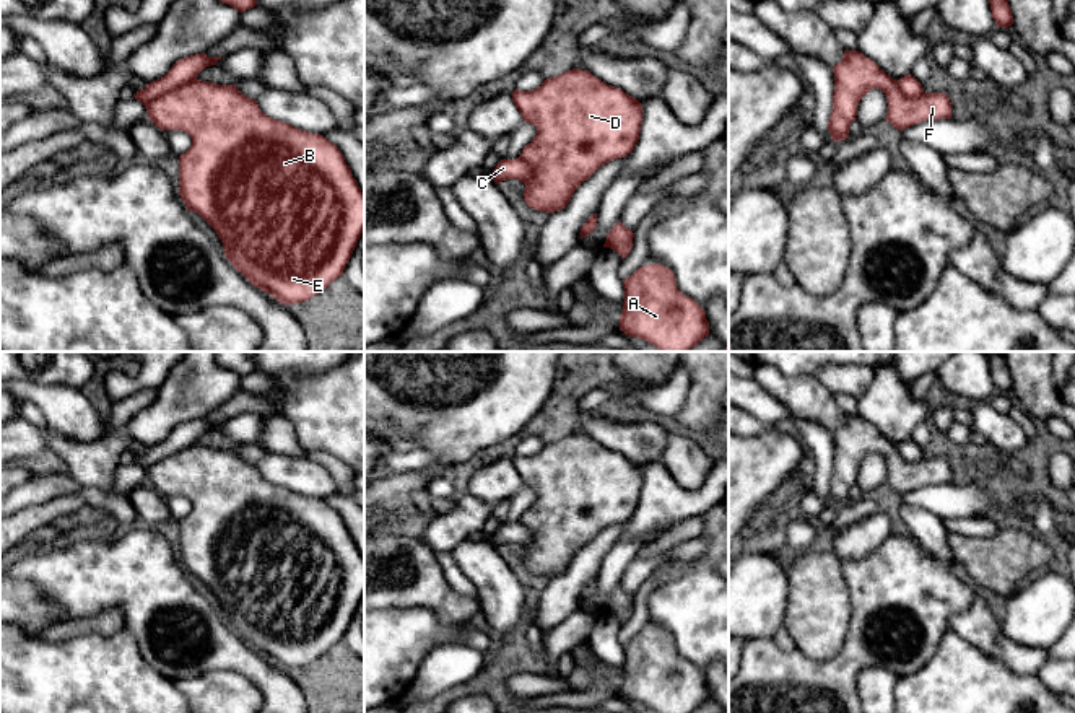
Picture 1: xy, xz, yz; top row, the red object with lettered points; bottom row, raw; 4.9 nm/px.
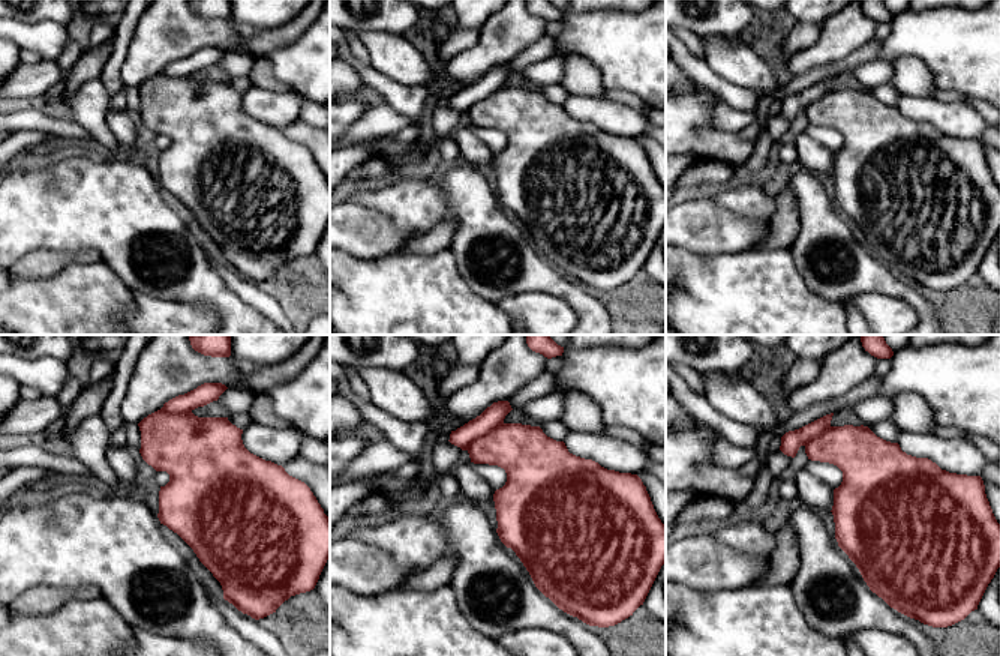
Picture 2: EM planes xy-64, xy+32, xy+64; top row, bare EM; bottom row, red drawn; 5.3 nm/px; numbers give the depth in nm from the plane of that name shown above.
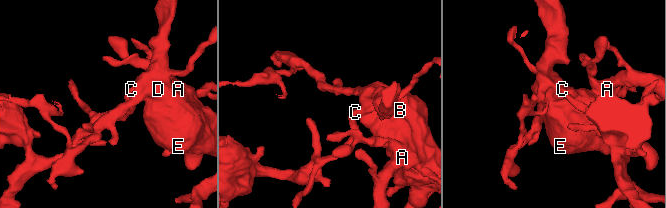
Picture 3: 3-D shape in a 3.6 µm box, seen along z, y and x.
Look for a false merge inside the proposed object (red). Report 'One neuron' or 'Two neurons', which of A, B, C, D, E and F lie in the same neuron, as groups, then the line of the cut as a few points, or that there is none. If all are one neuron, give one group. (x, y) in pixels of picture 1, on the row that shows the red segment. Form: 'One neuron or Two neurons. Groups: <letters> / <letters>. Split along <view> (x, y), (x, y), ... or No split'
Two neurons. Groups: A B D E F / C. Split along xy (195, 78), (156, 96), (147, 108)

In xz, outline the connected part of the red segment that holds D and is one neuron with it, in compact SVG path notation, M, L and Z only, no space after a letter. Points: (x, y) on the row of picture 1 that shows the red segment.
M568 70L532 91L514 90L512 101L524 122L537 127L520 158L532 166L532 174L524 181L524 200L540 212L563 210L584 181L605 163L628 156L639 140L641 103L587 70Z

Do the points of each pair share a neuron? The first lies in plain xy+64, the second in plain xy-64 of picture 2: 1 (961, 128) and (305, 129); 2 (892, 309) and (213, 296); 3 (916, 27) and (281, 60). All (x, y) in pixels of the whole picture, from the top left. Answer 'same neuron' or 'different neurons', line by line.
1: different neurons
2: different neurons
3: same neuron

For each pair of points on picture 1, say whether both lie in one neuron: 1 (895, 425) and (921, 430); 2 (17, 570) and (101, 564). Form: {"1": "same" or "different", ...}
{"1": "different", "2": "same"}

